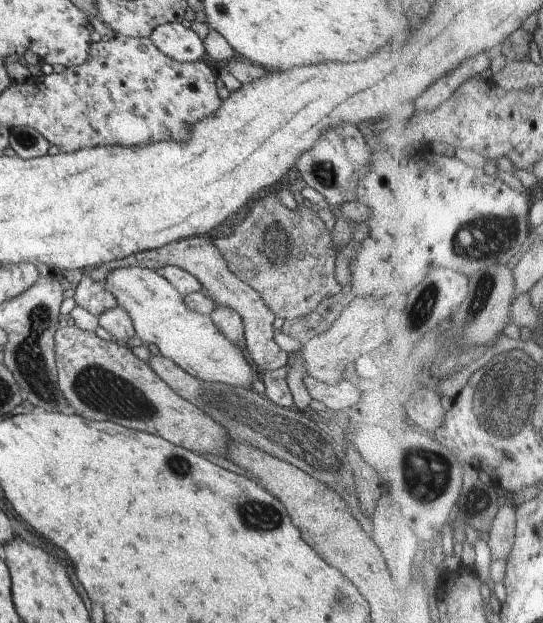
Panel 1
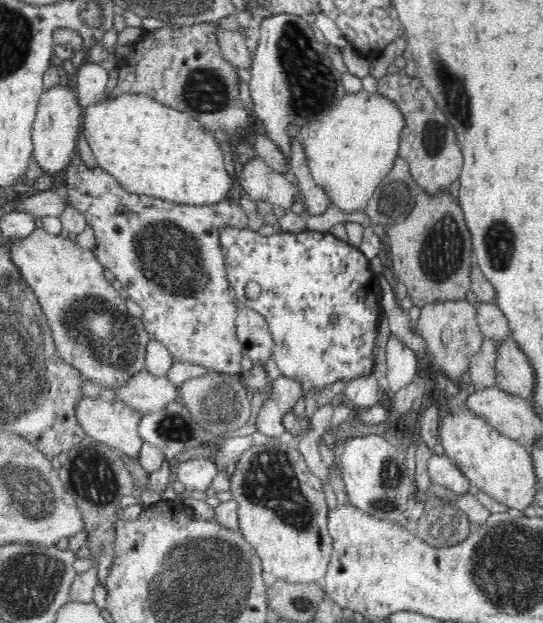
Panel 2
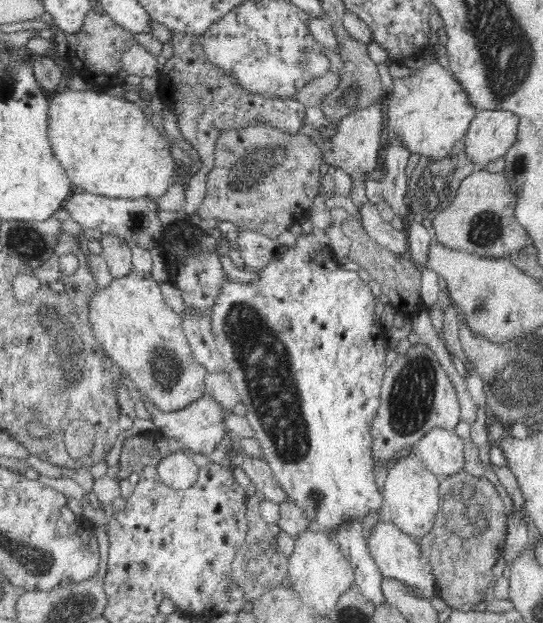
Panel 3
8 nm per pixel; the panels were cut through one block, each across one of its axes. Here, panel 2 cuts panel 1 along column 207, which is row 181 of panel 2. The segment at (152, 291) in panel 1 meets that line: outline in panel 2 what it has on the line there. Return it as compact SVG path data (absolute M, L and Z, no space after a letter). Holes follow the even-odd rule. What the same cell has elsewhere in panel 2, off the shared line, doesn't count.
M360 90L356 94L346 93L331 109L327 110L320 119L316 122L310 122L307 124L304 132L302 133L302 146L304 146L304 155L308 160L308 169L310 169L311 176L314 182L316 182L327 194L329 202L336 206L338 210L343 213L353 213L354 211L361 211L366 208L369 200L373 196L373 192L376 187L381 184L381 182L388 176L392 168L394 168L394 160L398 158L398 148L400 148L400 138L401 130L405 127L405 120L403 114L399 111L397 104L391 102L385 96L378 94L368 93L365 90Z

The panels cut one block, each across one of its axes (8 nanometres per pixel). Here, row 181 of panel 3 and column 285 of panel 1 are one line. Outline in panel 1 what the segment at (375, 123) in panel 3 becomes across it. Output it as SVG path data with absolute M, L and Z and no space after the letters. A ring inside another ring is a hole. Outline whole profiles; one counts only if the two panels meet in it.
M200 235L180 239L157 249L142 251L120 260L90 267L87 272L92 280L98 282L104 281L104 278L108 276L108 272L112 272L112 270L116 270L116 268L130 266L156 271L166 265L177 266L178 268L182 268L182 270L186 270L188 274L196 276L202 283L203 291L206 294L213 300L216 300L216 302L231 307L235 312L240 314L245 329L245 352L258 370L276 371L282 369L290 362L288 354L284 352L274 340L277 334L273 326L276 318L275 315L267 308L267 304L262 301L258 292L254 291L250 286L246 286L246 284L229 269L226 260L222 258L221 252L213 244L211 236Z

